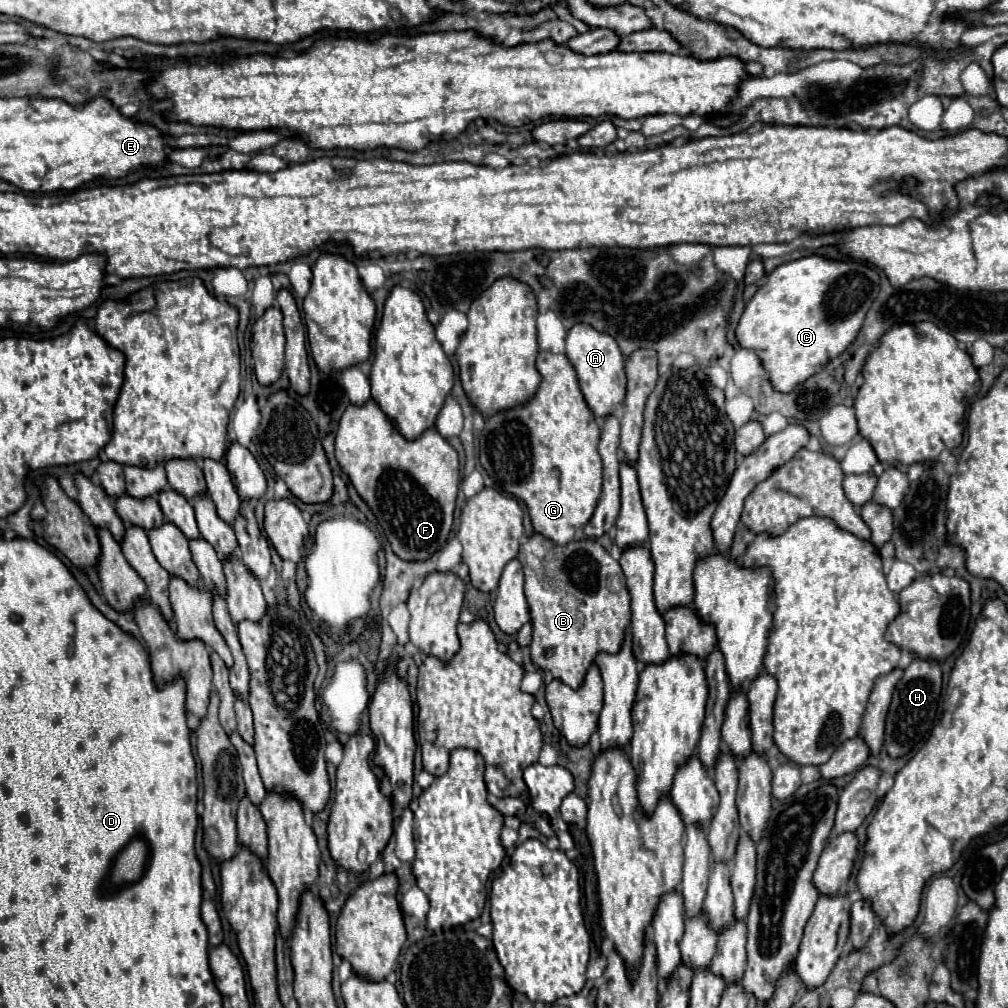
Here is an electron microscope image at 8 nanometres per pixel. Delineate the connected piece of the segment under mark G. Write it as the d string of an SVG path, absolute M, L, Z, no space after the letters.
M540 351L536 369L542 375L542 383L536 395L522 407L502 411L486 419L484 431L480 435L480 463L502 491L514 495L516 499L522 499L528 505L536 533L556 545L566 545L590 521L600 497L602 461L596 451L600 427L582 397L576 371L566 355Z

